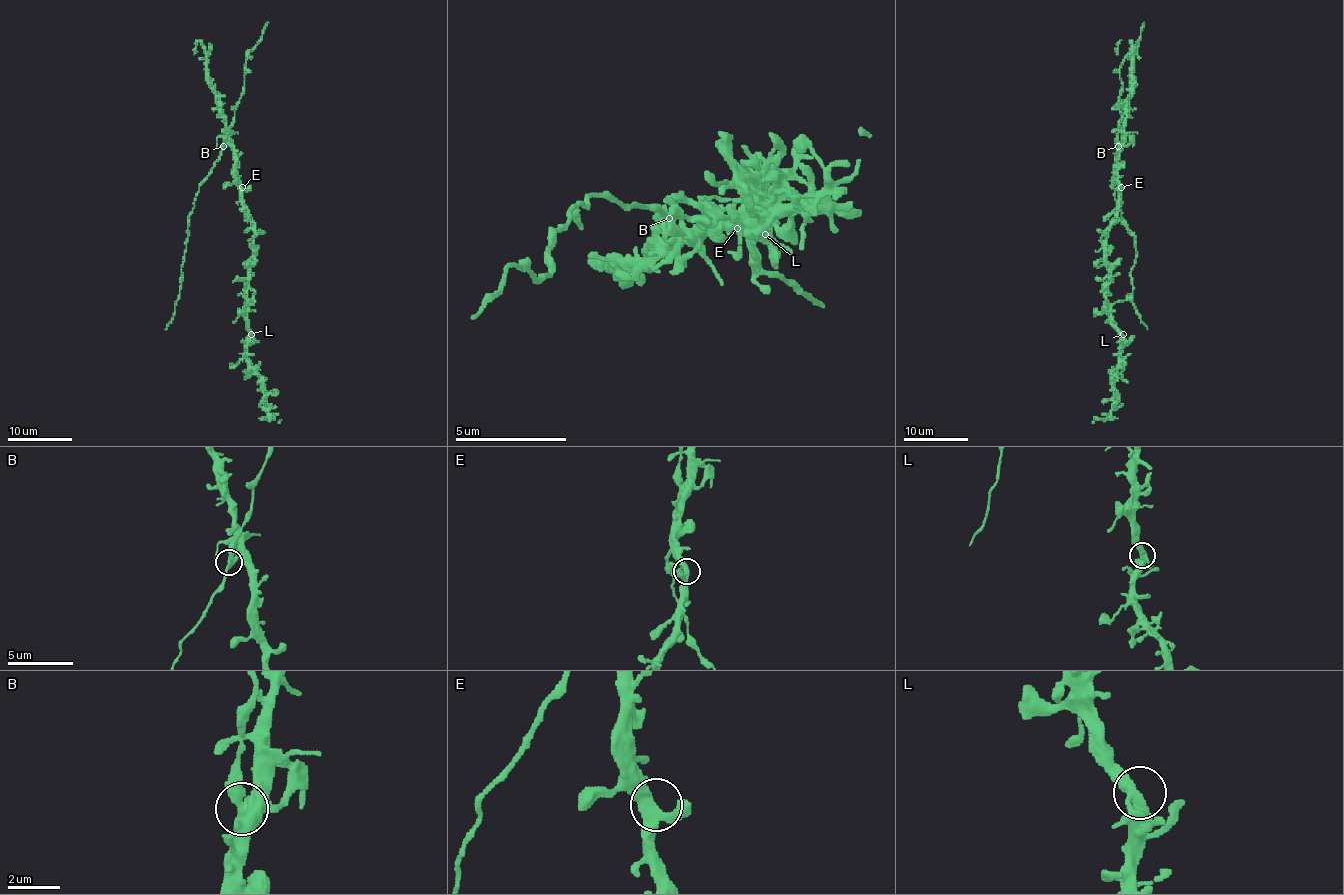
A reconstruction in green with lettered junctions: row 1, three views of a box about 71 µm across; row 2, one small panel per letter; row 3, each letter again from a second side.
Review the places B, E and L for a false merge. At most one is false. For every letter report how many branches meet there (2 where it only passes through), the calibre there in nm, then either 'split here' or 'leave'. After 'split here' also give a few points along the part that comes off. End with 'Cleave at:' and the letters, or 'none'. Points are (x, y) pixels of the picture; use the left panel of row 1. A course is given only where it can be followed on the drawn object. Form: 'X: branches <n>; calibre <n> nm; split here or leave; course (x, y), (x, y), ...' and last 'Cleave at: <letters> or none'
B: branches 3; calibre 360 nm; leave
E: branches 3; calibre 380 nm; leave
L: branches 3; calibre 360 nm; leave
Cleave at: none

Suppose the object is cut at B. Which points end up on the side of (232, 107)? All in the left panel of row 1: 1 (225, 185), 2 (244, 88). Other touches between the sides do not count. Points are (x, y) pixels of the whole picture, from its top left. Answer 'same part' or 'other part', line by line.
1: other part
2: same part

